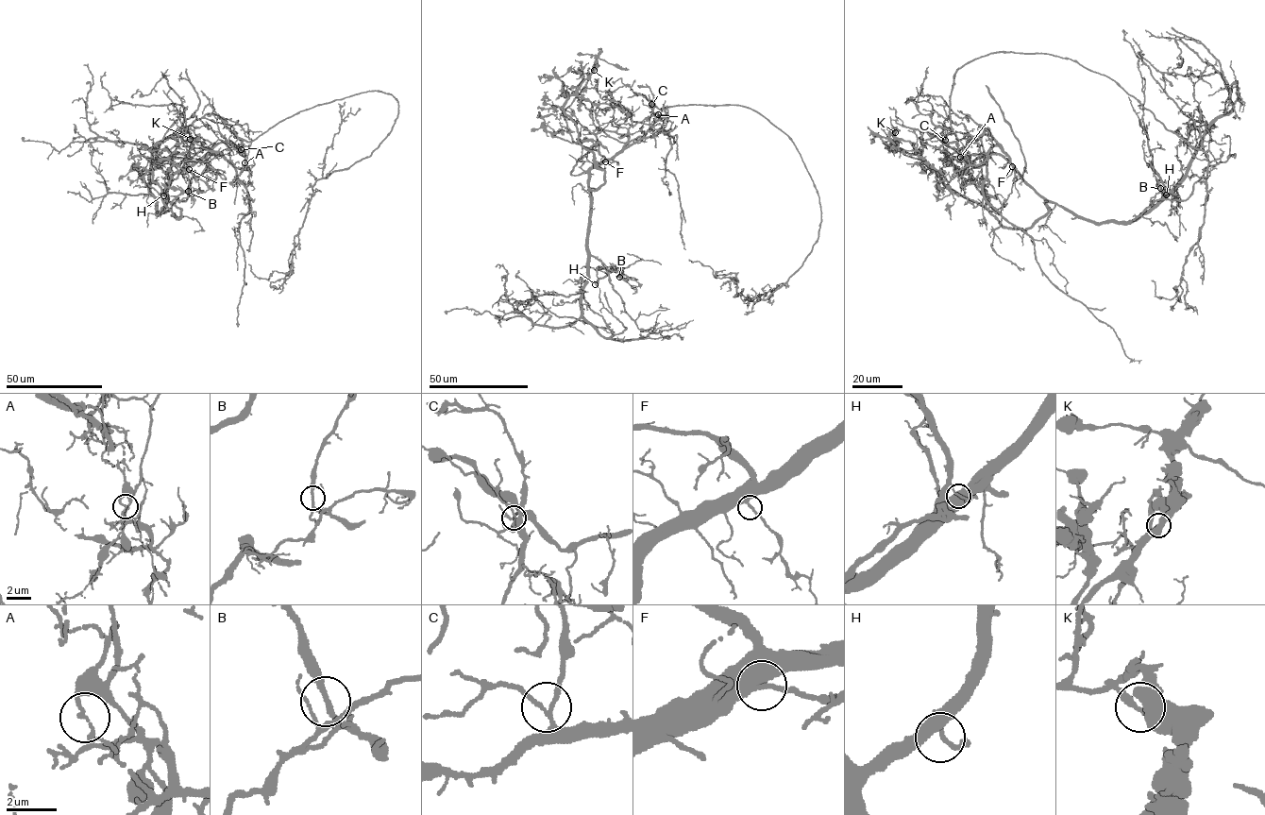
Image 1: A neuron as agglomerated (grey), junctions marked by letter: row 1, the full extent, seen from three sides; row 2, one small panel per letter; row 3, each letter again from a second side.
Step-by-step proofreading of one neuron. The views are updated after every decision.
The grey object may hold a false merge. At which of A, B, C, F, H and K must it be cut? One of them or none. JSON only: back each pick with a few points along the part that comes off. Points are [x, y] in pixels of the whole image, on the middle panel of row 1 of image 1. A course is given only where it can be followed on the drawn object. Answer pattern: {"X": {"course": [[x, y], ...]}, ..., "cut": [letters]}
{"A": {"course": [[658, 114], [689, 105], [759, 112], [794, 144], [819, 198], [818, 240], [766, 299], [689, 260]]}, "cut": ["A"]}

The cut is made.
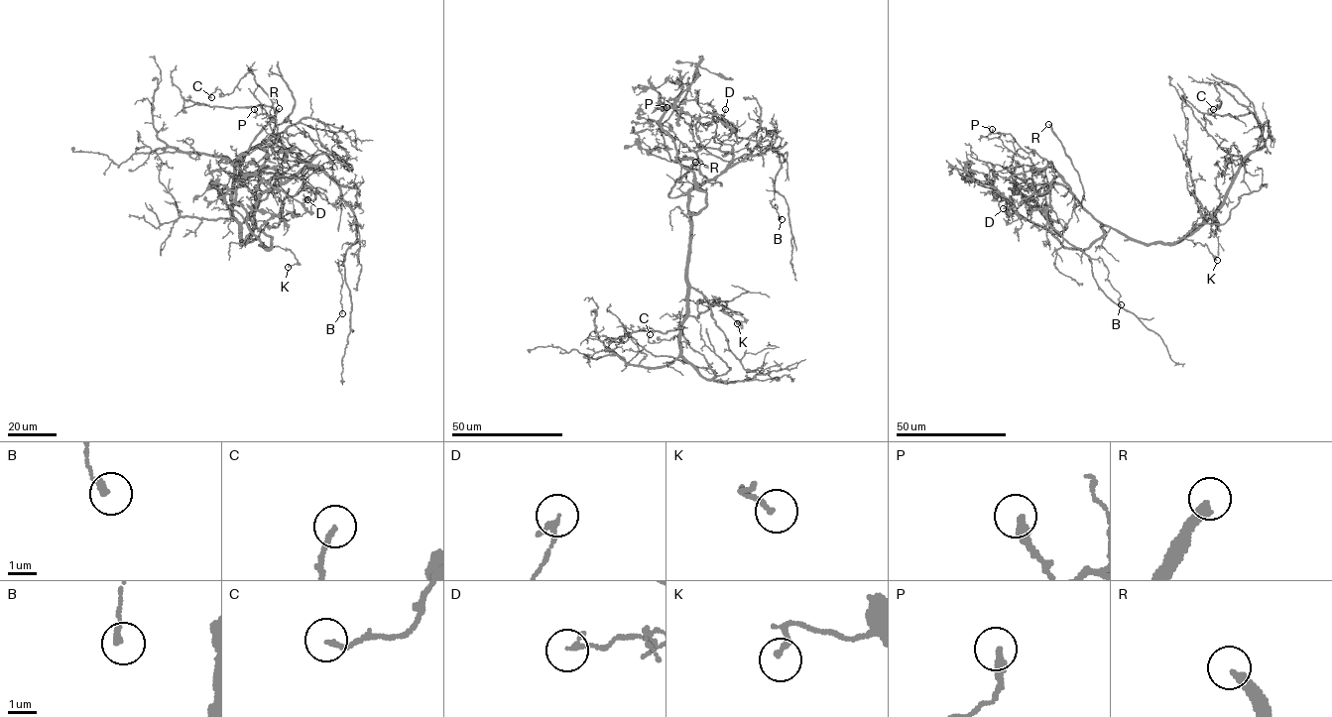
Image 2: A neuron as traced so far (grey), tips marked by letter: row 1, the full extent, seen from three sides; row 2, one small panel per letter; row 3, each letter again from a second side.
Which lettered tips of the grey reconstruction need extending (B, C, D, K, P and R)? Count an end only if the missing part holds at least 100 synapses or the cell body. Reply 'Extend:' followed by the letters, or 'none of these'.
Extend: R

